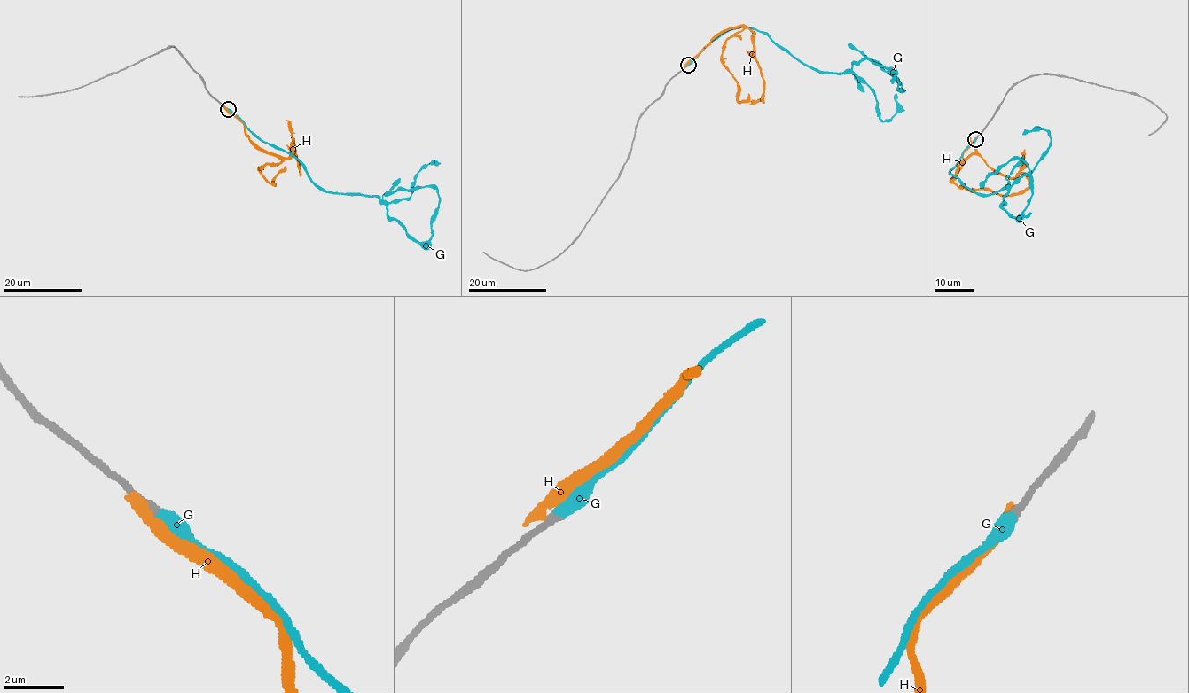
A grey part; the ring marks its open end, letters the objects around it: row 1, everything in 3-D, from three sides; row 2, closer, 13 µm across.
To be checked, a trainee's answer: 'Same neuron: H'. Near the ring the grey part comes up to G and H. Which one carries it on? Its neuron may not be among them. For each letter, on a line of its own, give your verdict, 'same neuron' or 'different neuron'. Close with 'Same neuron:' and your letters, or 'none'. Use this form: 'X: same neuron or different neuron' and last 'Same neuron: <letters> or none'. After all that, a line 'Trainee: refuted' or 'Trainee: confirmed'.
G: same neuron
H: different neuron
Same neuron: G
Trainee: refuted

